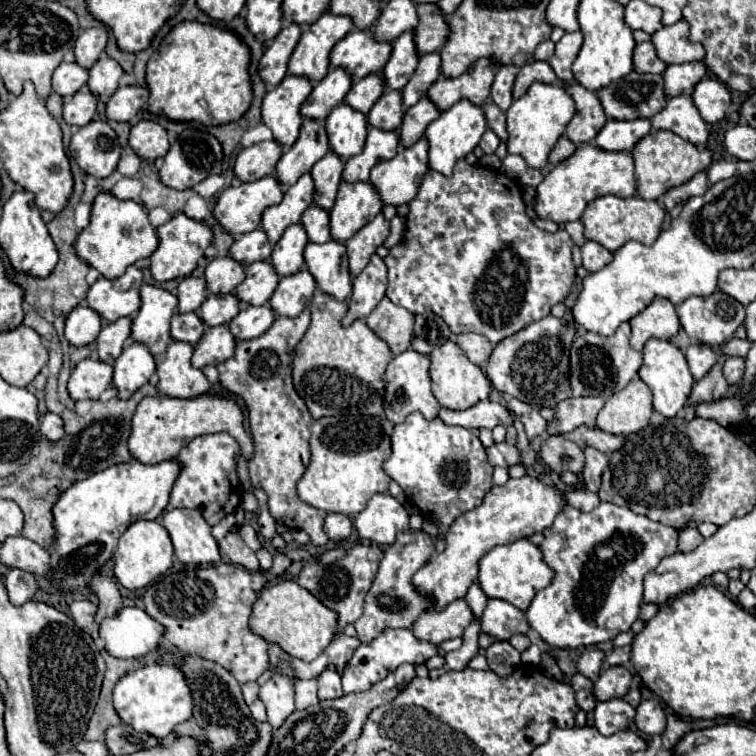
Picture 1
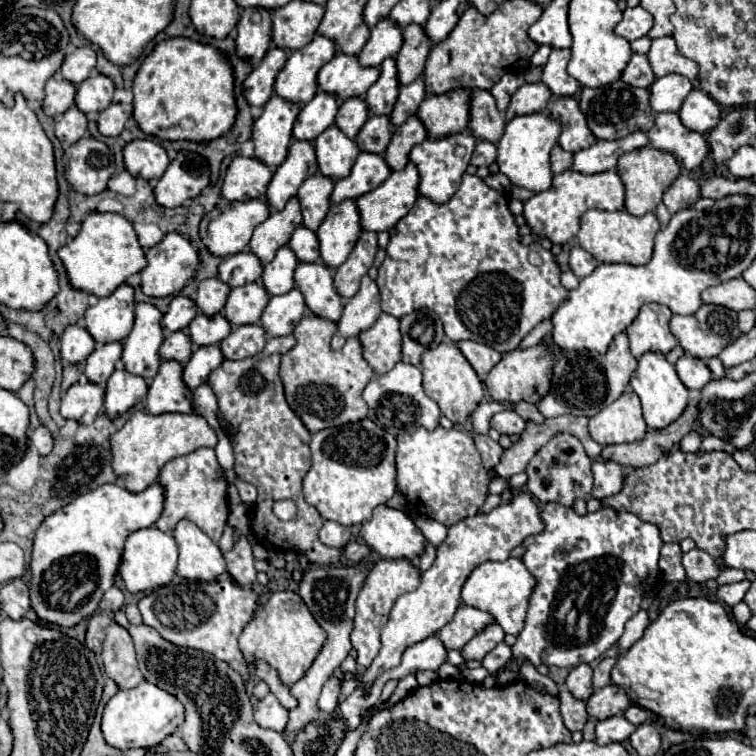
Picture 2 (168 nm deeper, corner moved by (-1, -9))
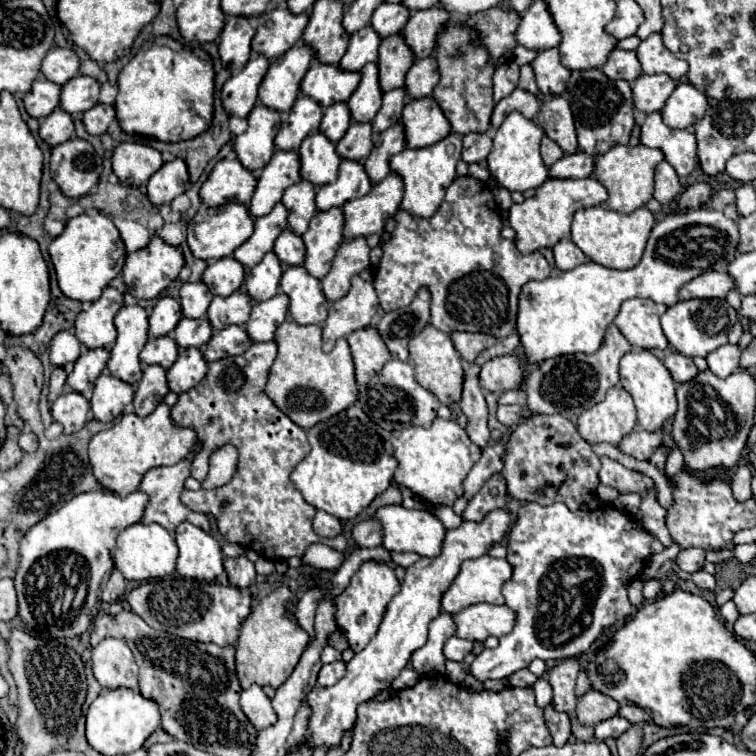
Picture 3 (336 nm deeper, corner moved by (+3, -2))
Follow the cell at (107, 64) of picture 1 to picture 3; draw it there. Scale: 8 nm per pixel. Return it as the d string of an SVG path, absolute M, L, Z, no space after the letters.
M80 74L62 86L60 106L70 114L86 112L98 104L98 94L100 94L98 80L92 76Z

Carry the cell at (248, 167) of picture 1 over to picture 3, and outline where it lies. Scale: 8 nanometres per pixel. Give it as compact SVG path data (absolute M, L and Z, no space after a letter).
M218 160L208 180L200 188L200 198L208 206L222 206L232 200L248 204L256 188L256 176L240 160Z

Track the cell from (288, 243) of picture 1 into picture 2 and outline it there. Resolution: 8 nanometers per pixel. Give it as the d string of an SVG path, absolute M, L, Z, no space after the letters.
M288 245L276 251L276 257L272 259L270 265L264 265L262 285L270 297L284 295L290 289L294 289L292 271L296 269L296 265L298 265L298 259L296 255L292 255L292 251L288 251Z

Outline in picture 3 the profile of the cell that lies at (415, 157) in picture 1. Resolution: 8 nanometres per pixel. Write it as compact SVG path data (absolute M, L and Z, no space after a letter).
M390 172L382 182L376 182L368 196L348 200L344 210L344 240L356 236L382 234L384 224L396 214L404 196L404 182L400 174Z

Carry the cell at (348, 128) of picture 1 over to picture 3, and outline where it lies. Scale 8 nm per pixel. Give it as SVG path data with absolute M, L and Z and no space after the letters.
M322 132L306 136L300 146L300 174L304 180L314 186L330 184L338 176L340 154L336 152L336 144L328 140Z

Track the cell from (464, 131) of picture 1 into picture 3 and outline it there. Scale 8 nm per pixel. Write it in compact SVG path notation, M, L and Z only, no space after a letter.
M448 134L444 140L428 148L404 148L404 152L392 156L390 168L404 180L404 198L400 208L416 216L432 216L440 208L448 186L456 178L456 164L460 160L460 152L462 138L458 134Z

